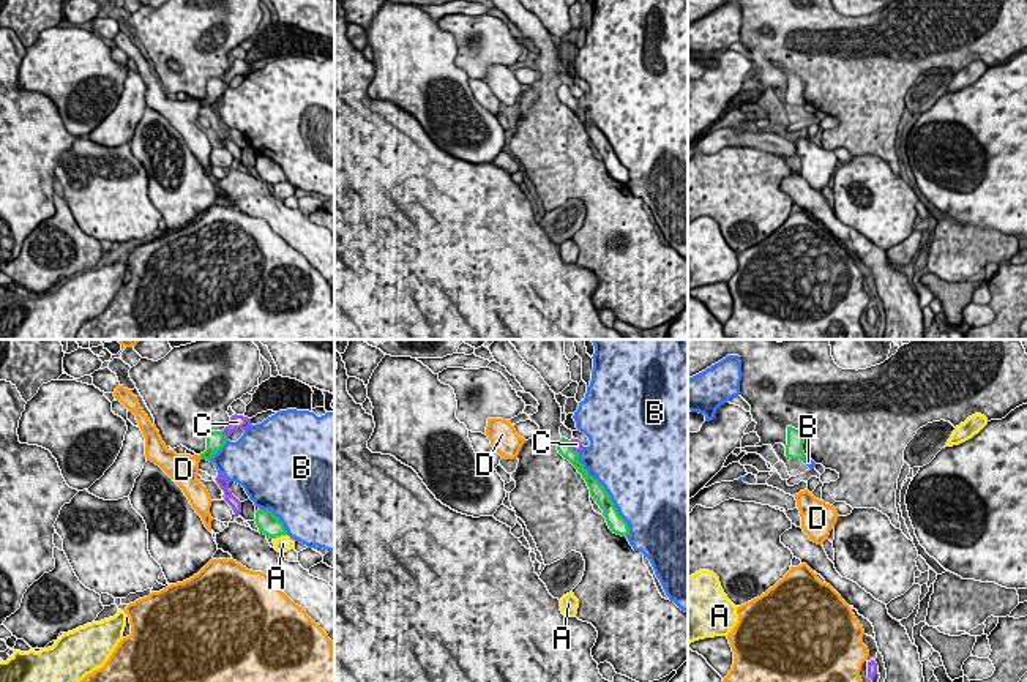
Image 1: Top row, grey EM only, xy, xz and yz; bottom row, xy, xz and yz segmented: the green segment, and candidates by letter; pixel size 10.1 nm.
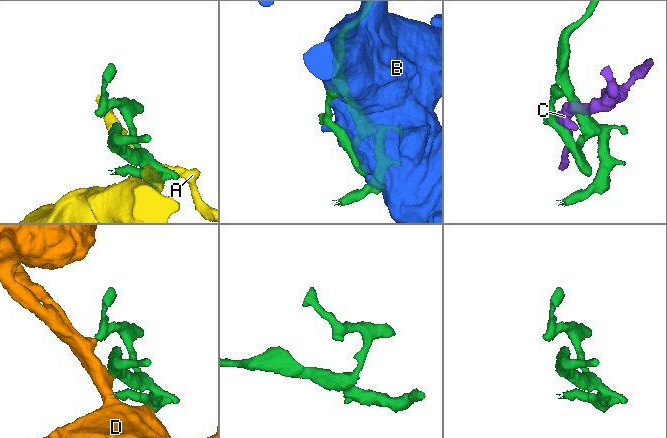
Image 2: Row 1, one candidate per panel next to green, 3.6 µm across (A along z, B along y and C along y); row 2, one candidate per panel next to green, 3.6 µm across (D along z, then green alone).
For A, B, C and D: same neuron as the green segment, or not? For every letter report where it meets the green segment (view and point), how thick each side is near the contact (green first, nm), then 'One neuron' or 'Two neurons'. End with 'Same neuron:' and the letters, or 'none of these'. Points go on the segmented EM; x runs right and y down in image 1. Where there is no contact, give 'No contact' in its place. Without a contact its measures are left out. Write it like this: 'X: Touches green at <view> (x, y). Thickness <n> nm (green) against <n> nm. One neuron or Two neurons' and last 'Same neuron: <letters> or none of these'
A: Touches green at xy (280, 535). Thickness 240 nm (green) against 170 nm. Two neurons
B: Touches green at xz (608, 494). Thickness 160 nm (green) against 480 nm. Two neurons
C: Touches green at xy (224, 436). Thickness 190 nm (green) against 160 nm. Two neurons
D: Touches green at xy (201, 457). Thickness 190 nm (green) against 300 nm. Two neurons
Same neuron: none of these

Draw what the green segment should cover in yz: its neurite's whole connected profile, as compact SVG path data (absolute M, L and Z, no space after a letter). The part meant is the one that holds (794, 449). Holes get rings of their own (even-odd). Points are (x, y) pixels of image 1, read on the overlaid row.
M787 426L787 445L786 445L786 456L790 459L805 459L805 452L803 452L803 444L805 444L805 436L792 428Z

